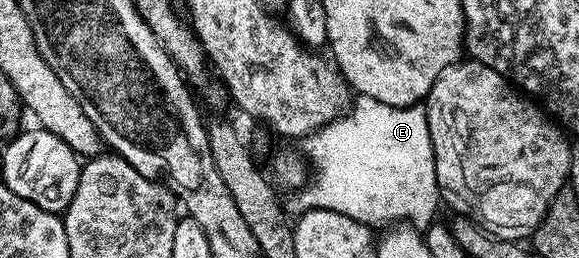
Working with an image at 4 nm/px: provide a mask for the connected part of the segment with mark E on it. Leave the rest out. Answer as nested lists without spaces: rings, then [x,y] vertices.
[[[357,94],[344,116],[319,127],[314,134],[306,134],[303,145],[304,157],[311,167],[311,181],[296,195],[298,211],[330,210],[343,212],[343,216],[351,216],[366,224],[406,222],[414,228],[425,228],[438,217],[439,187],[435,152],[424,105],[392,106],[371,100],[371,96]]]

